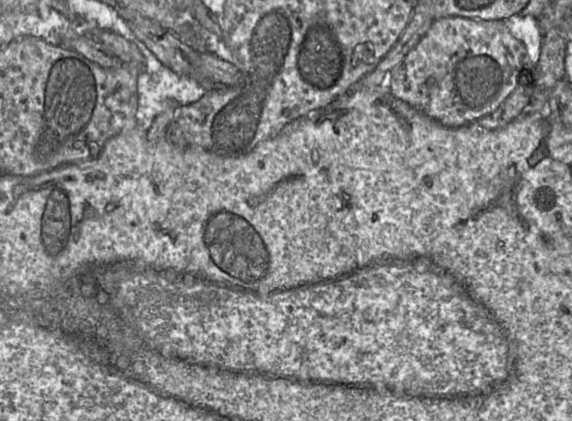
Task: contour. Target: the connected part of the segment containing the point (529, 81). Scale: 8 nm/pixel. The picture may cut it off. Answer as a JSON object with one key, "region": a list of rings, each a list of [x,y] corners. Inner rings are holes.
{"region":[[[521,71],[515,90],[494,112],[479,118],[476,123],[487,130],[496,130],[508,125],[526,109],[534,85],[534,72]]]}

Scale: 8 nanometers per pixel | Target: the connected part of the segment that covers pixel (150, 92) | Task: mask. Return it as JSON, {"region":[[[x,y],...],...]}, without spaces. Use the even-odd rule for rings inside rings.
{"region":[[[141,49],[144,65],[137,78],[136,126],[148,130],[155,117],[164,111],[170,103],[185,106],[198,101],[207,91],[193,78],[181,76],[163,65],[150,50]]]}

